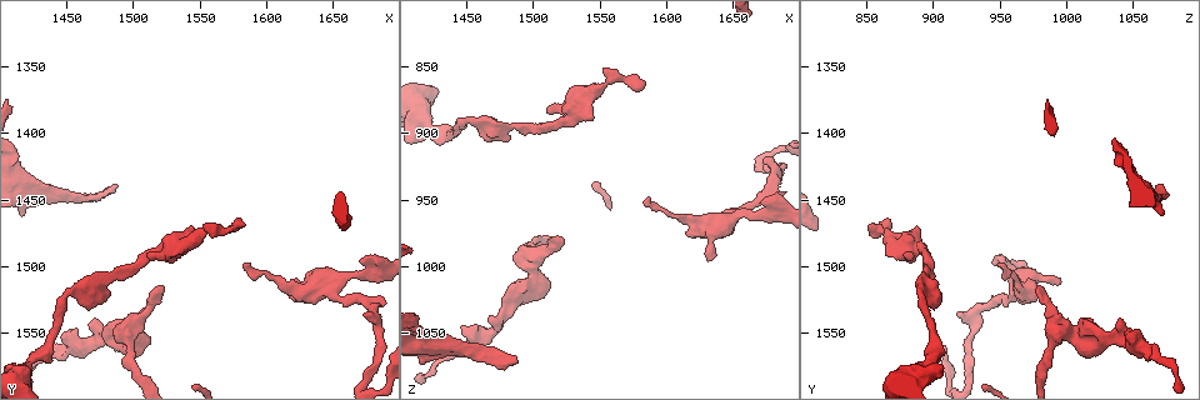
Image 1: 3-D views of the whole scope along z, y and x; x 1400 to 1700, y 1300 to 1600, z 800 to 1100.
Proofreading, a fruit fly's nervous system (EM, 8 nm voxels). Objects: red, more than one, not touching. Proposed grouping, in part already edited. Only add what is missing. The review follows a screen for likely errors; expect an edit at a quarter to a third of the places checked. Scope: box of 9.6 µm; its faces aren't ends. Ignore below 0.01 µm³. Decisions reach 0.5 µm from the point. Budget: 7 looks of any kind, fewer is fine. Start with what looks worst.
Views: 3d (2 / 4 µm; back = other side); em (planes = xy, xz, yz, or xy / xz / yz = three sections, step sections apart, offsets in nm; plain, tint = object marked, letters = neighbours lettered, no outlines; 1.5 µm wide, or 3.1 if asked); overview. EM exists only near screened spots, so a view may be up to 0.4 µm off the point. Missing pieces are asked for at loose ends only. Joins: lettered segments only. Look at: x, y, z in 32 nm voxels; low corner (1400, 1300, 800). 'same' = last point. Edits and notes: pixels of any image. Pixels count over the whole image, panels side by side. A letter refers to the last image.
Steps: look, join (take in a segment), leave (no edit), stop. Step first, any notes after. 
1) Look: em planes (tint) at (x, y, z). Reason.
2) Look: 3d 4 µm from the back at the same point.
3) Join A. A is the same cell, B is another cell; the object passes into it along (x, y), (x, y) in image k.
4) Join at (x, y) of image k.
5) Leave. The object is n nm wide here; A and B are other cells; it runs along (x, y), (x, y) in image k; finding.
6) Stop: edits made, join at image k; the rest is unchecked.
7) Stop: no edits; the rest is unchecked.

Look: em xy step 8 (letters) at (1488, 1440, 1068). Free end.

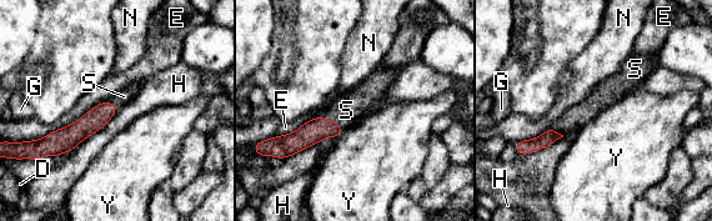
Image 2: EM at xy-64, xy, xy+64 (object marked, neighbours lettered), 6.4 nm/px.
Look: em planes (letters) at the same point.

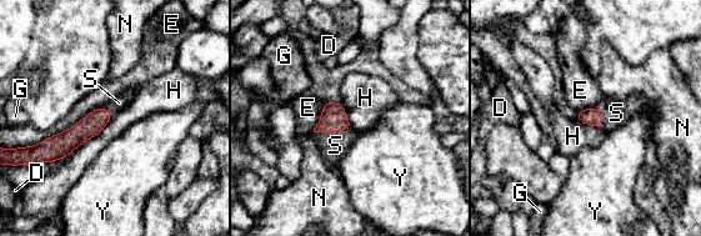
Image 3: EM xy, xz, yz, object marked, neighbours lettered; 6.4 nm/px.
Join S. The object is 120 nm wide here; S is the same cell, D, E, G, H, N and Y are other cells; the object passes into it along (334, 119), (331, 131), (335, 145) in image 3; the neuron continues.

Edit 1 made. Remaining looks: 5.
Look: overview. Redraw.

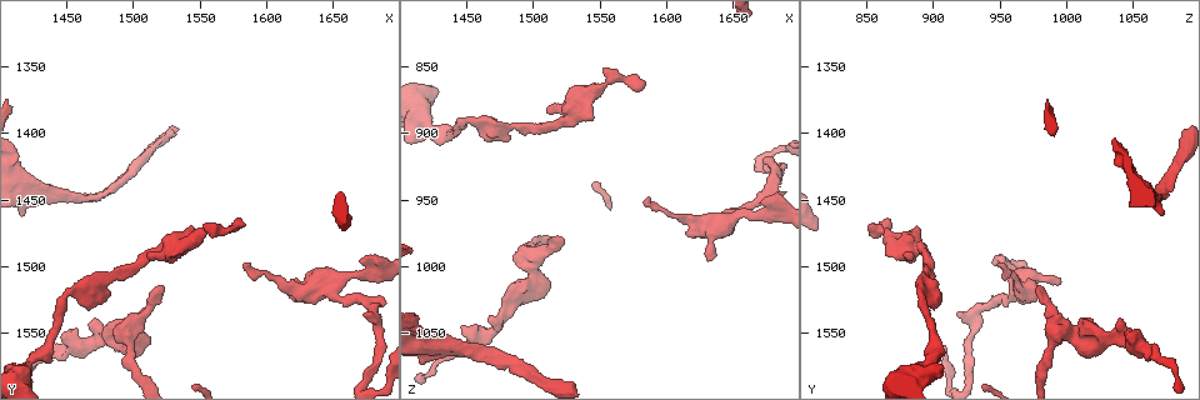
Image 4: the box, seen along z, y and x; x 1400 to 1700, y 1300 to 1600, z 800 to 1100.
Look: 3d 2 µm at (1586, 1498, 948). Thin end.

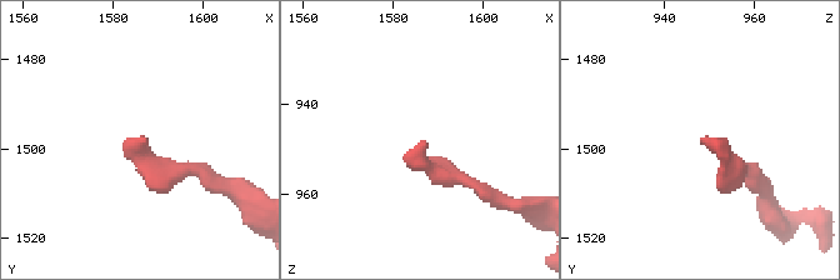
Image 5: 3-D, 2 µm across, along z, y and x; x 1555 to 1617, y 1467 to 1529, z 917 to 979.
Look: em xy step 4 (letters) at (1587, 1498, 949). Now the EM.

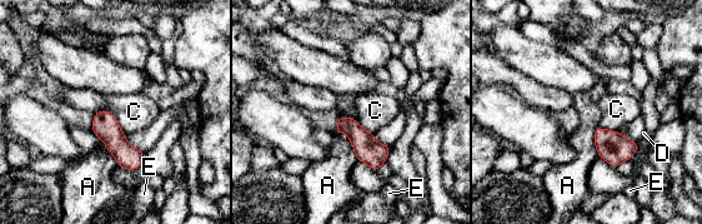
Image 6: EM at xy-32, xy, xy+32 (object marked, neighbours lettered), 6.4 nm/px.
Leave. The longest contact is with C, 260 nm; A, C, D and E are other cells; a border runs along (94, 112), (109, 110), (126, 133) in image 6; no lettered segment goes on from it.

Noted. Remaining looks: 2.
Look: 3d 2 µm at (1634, 1508, 994). Branch stops here.

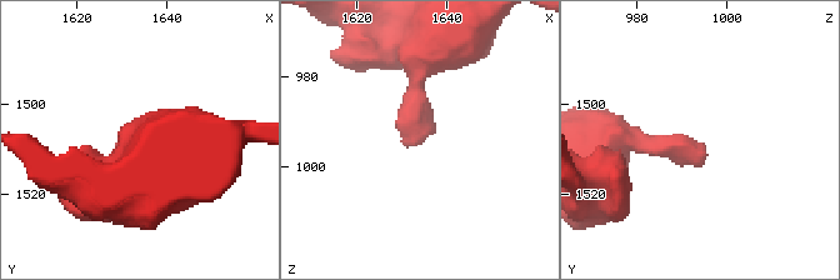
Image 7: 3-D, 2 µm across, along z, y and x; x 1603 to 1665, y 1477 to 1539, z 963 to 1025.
Look: em planes (letters) at (1635, 1509, 994). Now the EM.

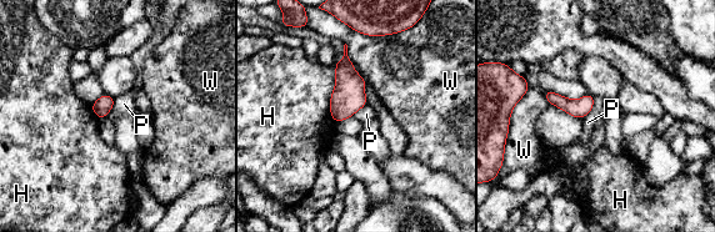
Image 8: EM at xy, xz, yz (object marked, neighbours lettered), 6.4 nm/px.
Leave. H, P and W are other cells; a border runs along (595, 96), (593, 109), (581, 120) in image 8; no lettered segment goes on from it.

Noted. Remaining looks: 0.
Stop: edits made, join at image 3; the rest is unchecked.

